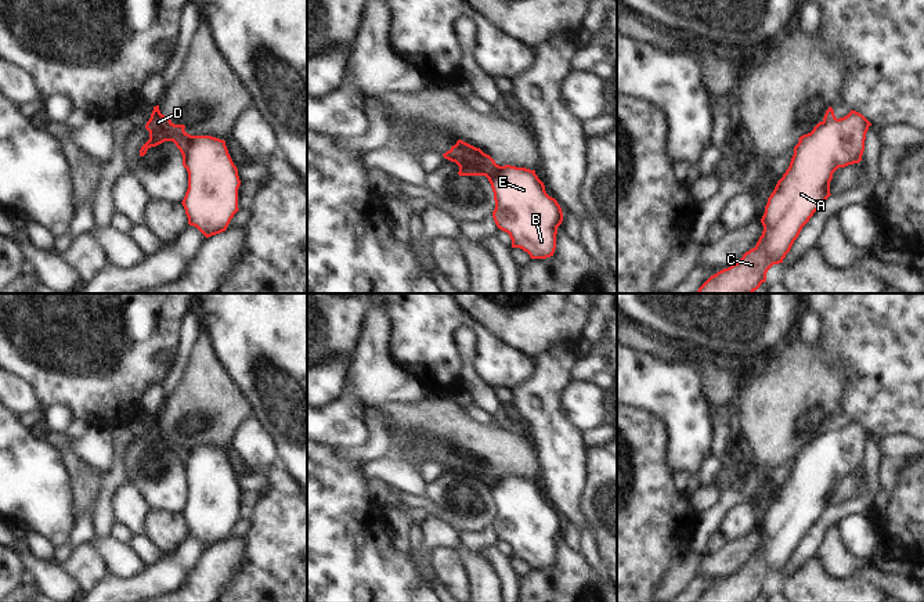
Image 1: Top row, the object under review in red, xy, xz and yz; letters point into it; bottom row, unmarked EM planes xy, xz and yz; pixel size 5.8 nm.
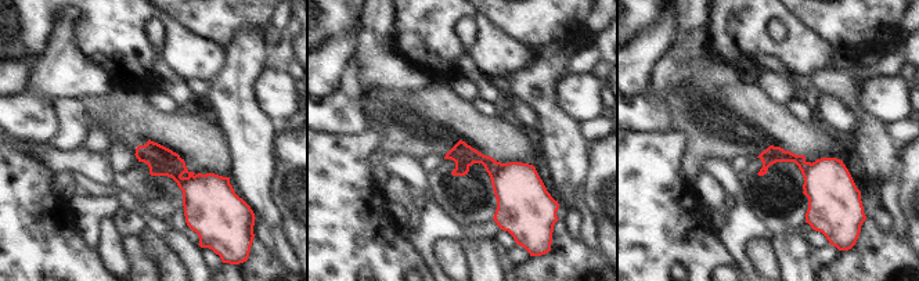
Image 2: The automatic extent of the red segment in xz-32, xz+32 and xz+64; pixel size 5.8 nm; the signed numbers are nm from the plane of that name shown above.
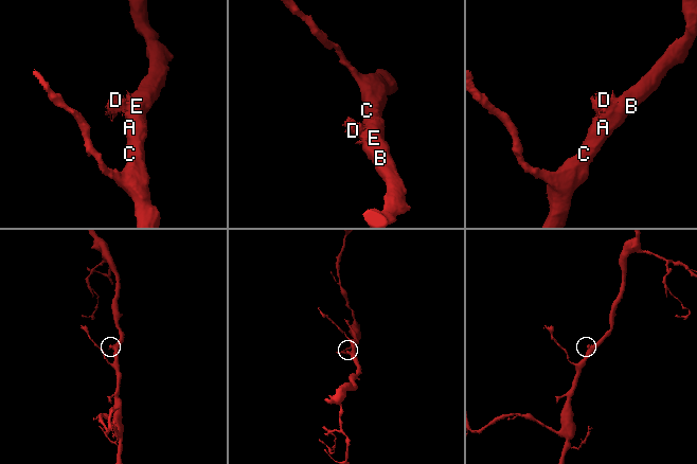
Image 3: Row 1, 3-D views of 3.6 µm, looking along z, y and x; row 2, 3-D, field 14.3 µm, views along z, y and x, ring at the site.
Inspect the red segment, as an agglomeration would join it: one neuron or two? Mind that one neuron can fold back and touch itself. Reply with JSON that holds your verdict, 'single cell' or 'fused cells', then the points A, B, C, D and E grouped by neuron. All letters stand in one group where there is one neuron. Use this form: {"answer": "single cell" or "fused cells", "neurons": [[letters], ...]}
{"answer": "fused cells", "neurons": [["A", "B", "C", "E"], ["D"]]}

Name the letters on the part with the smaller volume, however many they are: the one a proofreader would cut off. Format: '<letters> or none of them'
D

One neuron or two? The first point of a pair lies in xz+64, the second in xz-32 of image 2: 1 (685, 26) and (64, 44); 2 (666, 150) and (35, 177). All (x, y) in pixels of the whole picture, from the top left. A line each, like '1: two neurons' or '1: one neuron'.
1: one neuron
2: one neuron

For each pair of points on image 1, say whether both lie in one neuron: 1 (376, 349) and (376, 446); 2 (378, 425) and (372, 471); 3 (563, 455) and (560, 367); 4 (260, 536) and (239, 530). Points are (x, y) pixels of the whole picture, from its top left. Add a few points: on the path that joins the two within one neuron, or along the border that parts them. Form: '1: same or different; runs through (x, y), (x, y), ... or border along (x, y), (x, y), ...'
1: different; border along (365, 407), (382, 408)
2: different; border along (386, 455), (367, 461)
3: same; runs through (552, 433), (549, 431), (549, 389)
4: different; border along (251, 519), (251, 525), (241, 539)

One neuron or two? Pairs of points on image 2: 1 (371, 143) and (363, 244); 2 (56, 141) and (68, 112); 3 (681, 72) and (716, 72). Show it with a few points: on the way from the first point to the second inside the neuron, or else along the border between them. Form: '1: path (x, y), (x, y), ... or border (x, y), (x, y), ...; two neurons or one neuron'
1: path (359, 168), (359, 219); one neuron
2: path (62, 134), (68, 129), (68, 119); one neuron
3: path (689, 72), (707, 72); one neuron

